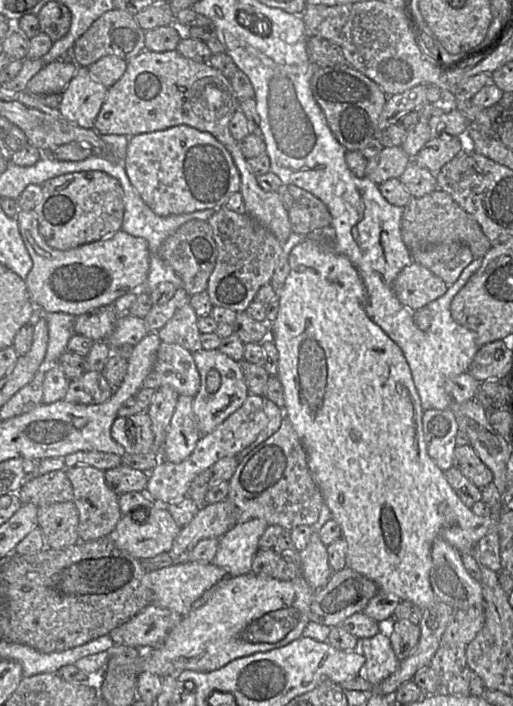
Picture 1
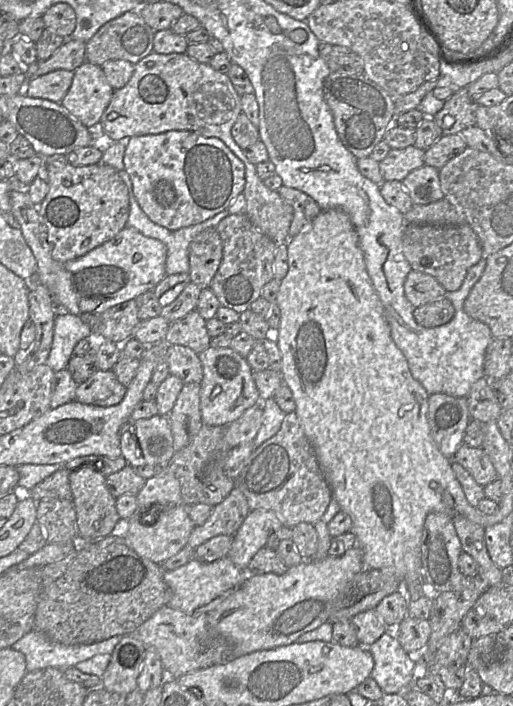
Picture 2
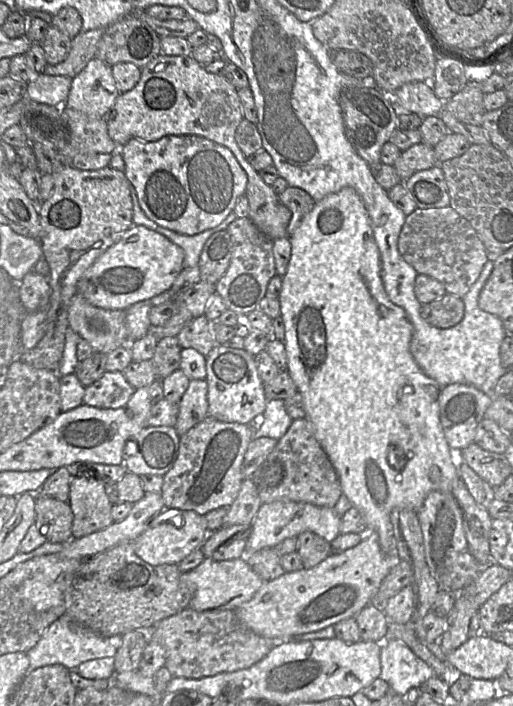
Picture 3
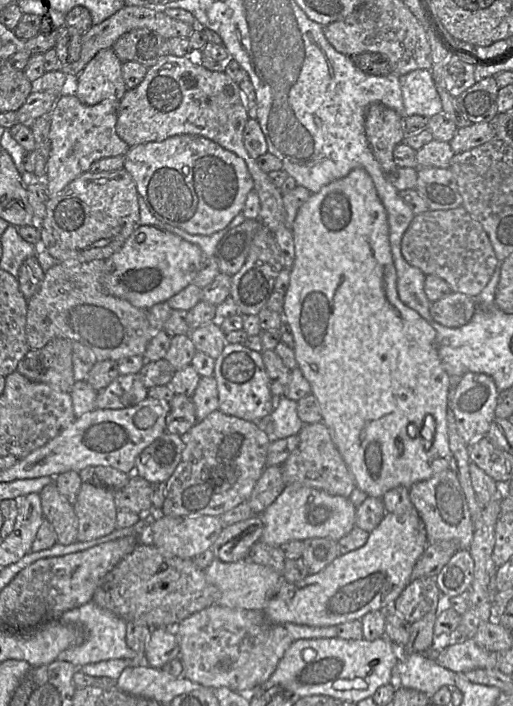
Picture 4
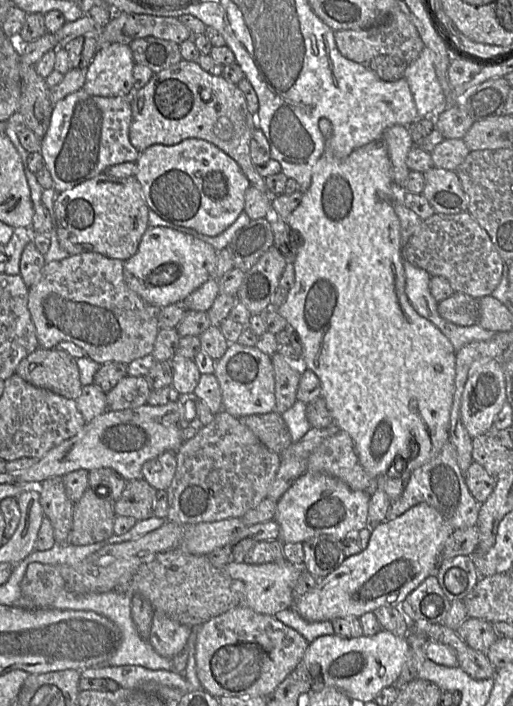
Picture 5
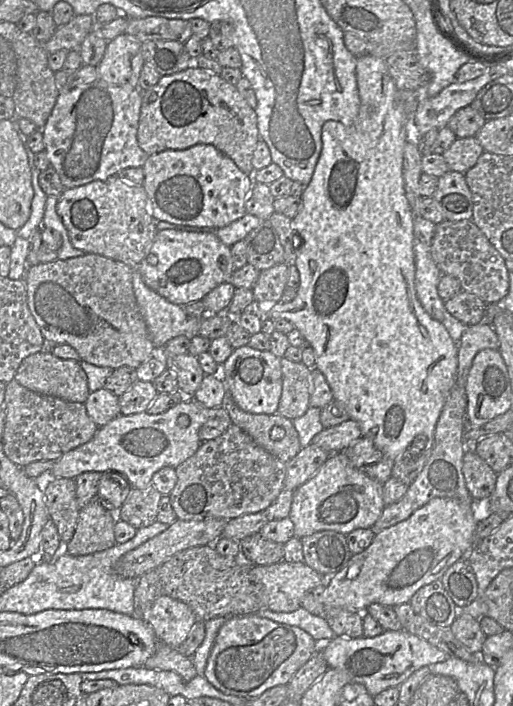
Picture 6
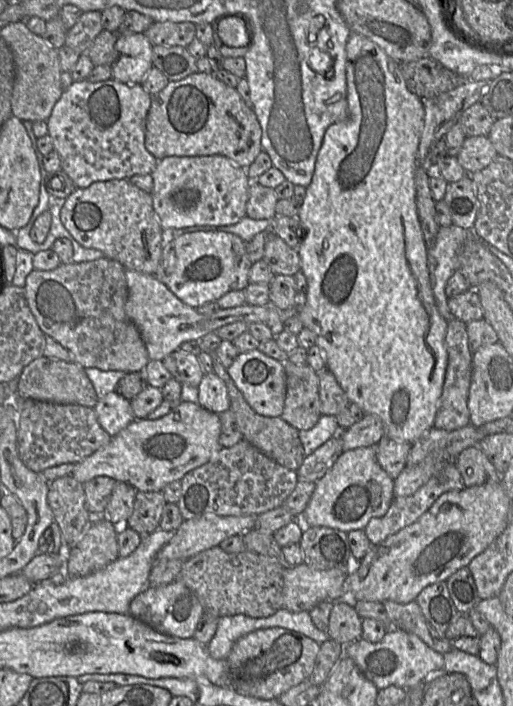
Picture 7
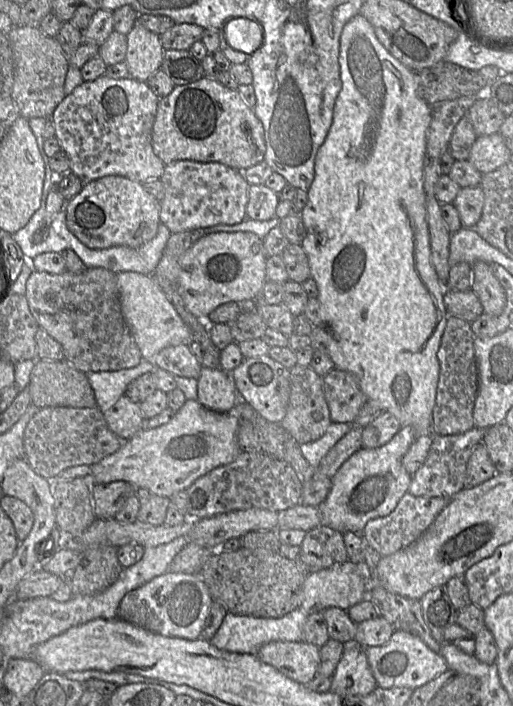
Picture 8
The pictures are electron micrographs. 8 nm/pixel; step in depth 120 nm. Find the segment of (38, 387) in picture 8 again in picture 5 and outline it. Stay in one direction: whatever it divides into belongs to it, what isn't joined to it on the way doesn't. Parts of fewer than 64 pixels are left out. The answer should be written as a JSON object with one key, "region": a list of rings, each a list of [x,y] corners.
{"region":[[[39,347],[20,361],[15,374],[67,399],[76,400],[82,393],[77,359],[57,348]]]}

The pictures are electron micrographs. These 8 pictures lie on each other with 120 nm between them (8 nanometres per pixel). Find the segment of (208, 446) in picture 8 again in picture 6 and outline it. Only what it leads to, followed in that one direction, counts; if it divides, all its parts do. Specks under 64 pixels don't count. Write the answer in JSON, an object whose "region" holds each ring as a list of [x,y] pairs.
{"region":[[[186,397],[186,400],[156,415],[150,415],[146,411],[133,415],[119,415],[99,427],[94,437],[87,443],[65,453],[57,459],[50,470],[48,477],[63,477],[75,479],[85,472],[117,473],[128,481],[135,489],[146,489],[151,485],[153,475],[164,467],[176,468],[200,447],[202,441],[199,438],[199,429],[205,422],[204,415],[199,410],[199,404]]]}

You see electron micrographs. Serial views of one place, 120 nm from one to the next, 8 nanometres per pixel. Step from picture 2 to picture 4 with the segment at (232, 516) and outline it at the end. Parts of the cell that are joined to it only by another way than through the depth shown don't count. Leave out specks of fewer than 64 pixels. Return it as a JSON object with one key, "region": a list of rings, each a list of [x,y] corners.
{"region":[[[281,466],[266,467],[255,484],[247,503],[256,515],[261,515],[276,500],[285,487]]]}

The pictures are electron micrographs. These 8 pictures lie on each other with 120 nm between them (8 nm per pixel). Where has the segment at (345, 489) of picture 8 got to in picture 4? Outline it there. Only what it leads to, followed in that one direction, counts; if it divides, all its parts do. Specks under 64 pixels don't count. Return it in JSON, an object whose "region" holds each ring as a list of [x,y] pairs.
{"region":[[[301,484],[288,485],[261,514],[264,531],[260,541],[272,546],[308,538],[328,538],[337,542],[355,527],[356,509],[347,497],[331,495]]]}

